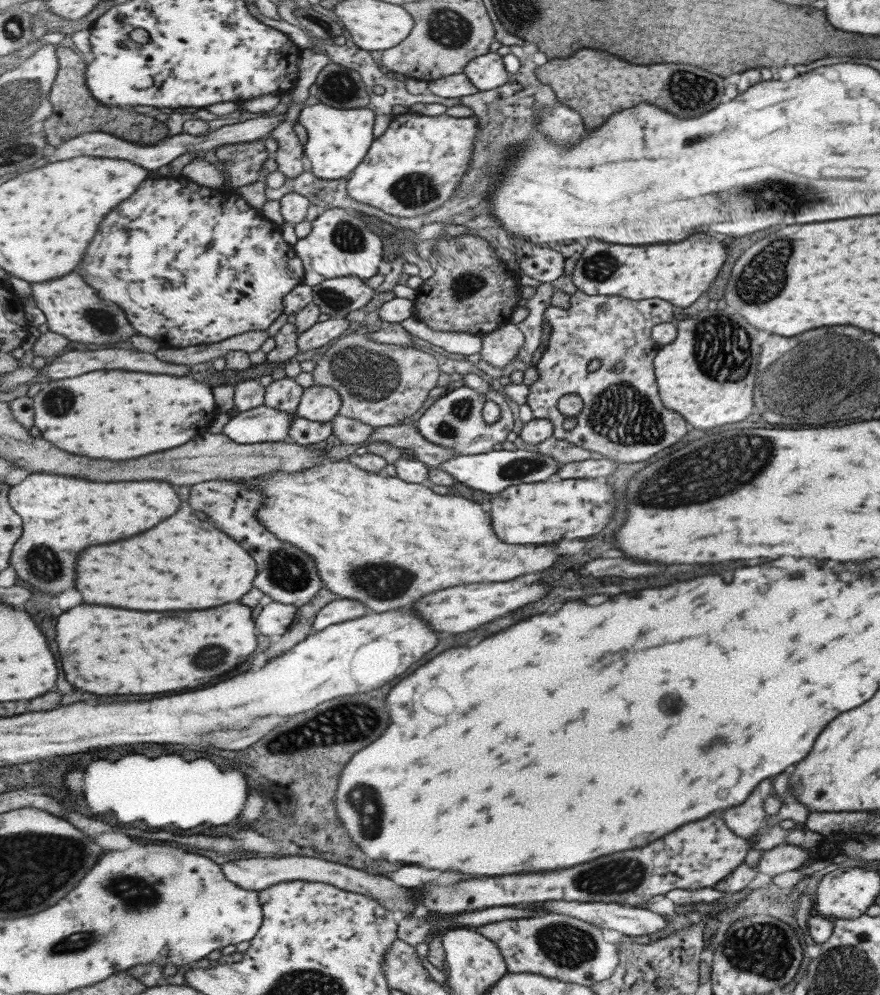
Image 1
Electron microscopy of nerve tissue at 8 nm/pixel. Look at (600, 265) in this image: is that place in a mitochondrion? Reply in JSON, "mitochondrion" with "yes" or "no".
{"mitochondrion":"yes"}

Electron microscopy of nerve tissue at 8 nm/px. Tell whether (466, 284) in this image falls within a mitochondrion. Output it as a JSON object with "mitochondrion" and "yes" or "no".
{"mitochondrion":"yes"}

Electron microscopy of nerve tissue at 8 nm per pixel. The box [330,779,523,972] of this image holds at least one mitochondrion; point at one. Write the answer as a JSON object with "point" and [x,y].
{"point":[374,811]}

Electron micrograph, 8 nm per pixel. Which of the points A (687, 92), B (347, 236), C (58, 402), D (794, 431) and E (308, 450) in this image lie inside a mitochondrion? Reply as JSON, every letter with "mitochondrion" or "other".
{"A":"mitochondrion","B":"mitochondrion","C":"mitochondrion","D":"mitochondrion","E":"other"}

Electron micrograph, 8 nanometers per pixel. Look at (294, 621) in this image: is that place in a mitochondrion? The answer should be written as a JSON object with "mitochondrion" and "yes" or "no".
{"mitochondrion":"no"}

